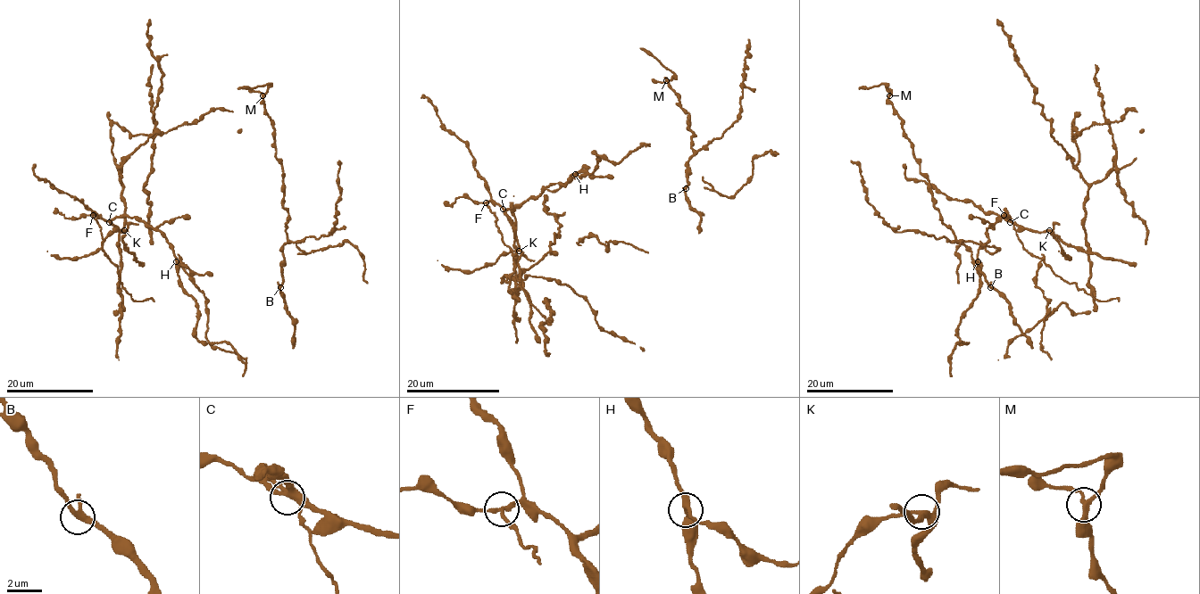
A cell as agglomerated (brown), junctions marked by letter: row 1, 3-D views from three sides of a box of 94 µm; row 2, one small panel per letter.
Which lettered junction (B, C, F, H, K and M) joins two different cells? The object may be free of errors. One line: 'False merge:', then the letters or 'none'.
False merge: F

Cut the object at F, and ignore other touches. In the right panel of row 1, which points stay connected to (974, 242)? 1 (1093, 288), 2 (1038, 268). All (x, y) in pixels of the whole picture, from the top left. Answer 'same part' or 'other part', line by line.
1: same part
2: same part

